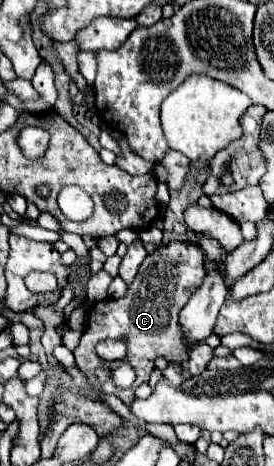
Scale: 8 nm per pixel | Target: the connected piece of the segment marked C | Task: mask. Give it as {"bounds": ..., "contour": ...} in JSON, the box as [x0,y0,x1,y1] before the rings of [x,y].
{"bounds":[74,240,206,406],"contour":[[[174,240],[170,244],[162,244],[154,250],[154,254],[148,254],[146,256],[146,262],[140,264],[140,270],[134,278],[134,282],[128,286],[128,294],[124,298],[106,298],[102,302],[96,302],[88,308],[88,324],[86,324],[86,330],[80,338],[80,344],[78,348],[74,350],[74,356],[76,356],[76,366],[86,374],[88,378],[88,384],[94,386],[94,368],[98,366],[106,366],[108,370],[116,368],[118,362],[108,362],[108,360],[102,360],[98,354],[96,354],[96,344],[100,340],[106,340],[106,338],[122,338],[126,340],[128,344],[128,354],[126,354],[126,362],[136,370],[136,382],[132,384],[132,388],[128,390],[118,390],[114,384],[104,384],[100,386],[100,392],[104,394],[114,394],[118,396],[120,400],[124,400],[126,406],[132,404],[134,400],[134,390],[142,384],[142,382],[148,382],[150,378],[150,372],[156,368],[156,358],[166,358],[166,362],[186,362],[188,360],[188,350],[186,350],[186,342],[184,342],[184,328],[180,326],[180,310],[188,304],[188,298],[192,298],[192,294],[198,290],[200,282],[204,282],[204,274],[206,274],[206,268],[204,268],[204,252],[198,244],[192,244],[192,242],[180,242],[180,240]]]}

